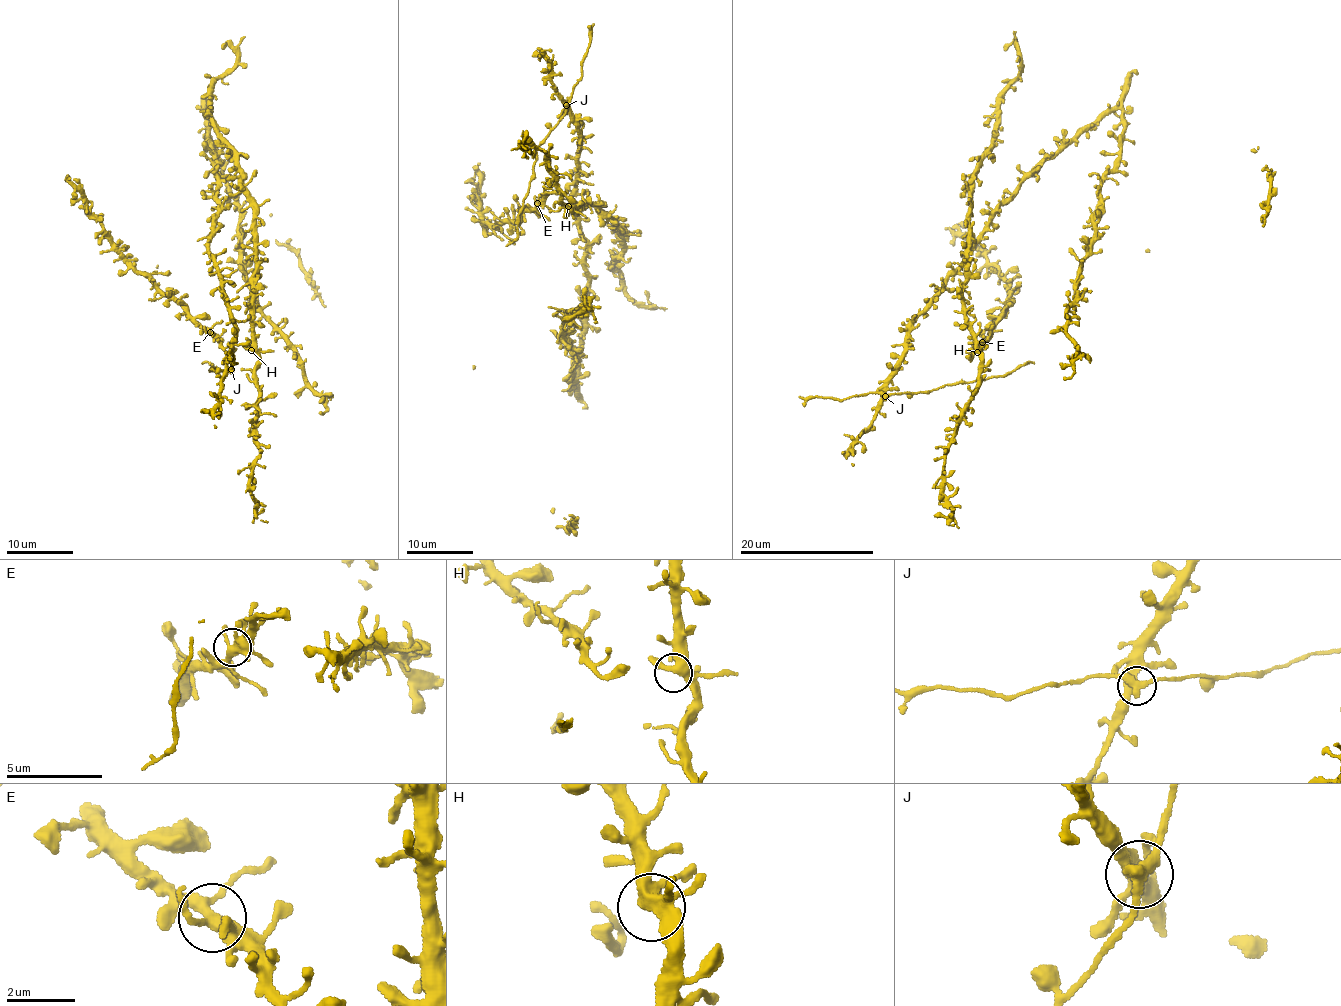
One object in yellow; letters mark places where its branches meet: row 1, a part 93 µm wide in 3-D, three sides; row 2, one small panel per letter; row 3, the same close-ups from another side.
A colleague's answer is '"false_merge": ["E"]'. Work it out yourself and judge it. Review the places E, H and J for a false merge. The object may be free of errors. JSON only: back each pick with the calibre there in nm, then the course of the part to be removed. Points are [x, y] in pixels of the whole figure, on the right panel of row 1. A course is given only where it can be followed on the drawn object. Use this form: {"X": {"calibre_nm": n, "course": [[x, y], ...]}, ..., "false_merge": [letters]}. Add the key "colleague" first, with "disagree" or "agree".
{"colleague": "disagree", "false_merge": []}

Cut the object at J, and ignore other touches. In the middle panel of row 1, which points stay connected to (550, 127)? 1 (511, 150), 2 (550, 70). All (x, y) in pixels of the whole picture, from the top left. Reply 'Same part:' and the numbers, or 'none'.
Same part: none

